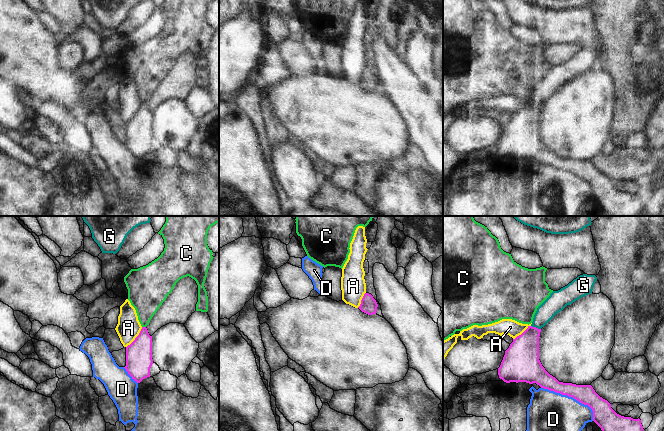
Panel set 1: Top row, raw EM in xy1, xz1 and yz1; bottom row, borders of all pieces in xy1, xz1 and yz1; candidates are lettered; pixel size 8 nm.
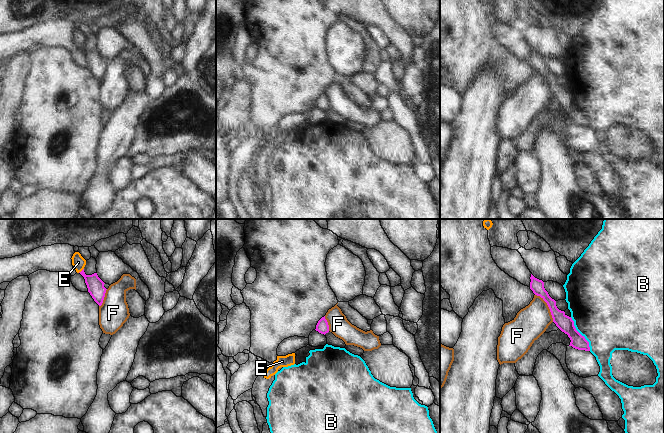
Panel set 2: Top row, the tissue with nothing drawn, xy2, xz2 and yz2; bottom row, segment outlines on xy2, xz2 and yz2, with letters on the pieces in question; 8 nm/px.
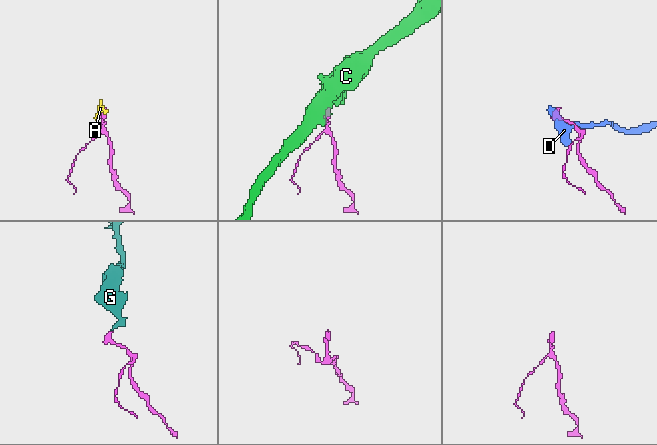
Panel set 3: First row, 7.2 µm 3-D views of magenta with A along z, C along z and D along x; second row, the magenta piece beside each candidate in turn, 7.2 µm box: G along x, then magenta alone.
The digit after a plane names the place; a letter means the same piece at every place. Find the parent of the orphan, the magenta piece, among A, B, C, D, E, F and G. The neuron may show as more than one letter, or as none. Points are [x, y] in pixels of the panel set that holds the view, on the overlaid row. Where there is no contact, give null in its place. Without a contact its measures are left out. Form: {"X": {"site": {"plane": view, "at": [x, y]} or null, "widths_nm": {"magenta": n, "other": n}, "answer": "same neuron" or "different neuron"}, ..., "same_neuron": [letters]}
{"A": {"site": {"plane": "xy1", "at": [136, 337]}, "widths_nm": {"magenta": 220, "other": 190}, "answer": "different neuron"}, "B": {"site": {"plane": "yz2", "at": [580, 334]}, "widths_nm": {"magenta": 130, "other": 480}, "answer": "different neuron"}, "C": {"site": {"plane": "xy1", "at": [144, 327]}, "widths_nm": {"magenta": 200, "other": 280}, "answer": "different neuron"}, "D": {"site": {"plane": "yz1", "at": [572, 396]}, "widths_nm": {"magenta": 160, "other": 320}, "answer": "different neuron"}, "E": {"site": {"plane": "xy2", "at": [81, 271]}, "widths_nm": {"magenta": 140, "other": 110}, "answer": "different neuron"}, "F": {"site": {"plane": "yz2", "at": [548, 306]}, "widths_nm": {"magenta": 130, "other": 260}, "answer": "different neuron"}, "G": {"site": {"plane": "yz1", "at": [535, 327]}, "widths_nm": {"magenta": 260, "other": 150}, "answer": "same neuron"}, "same_neuron": ["G"]}

